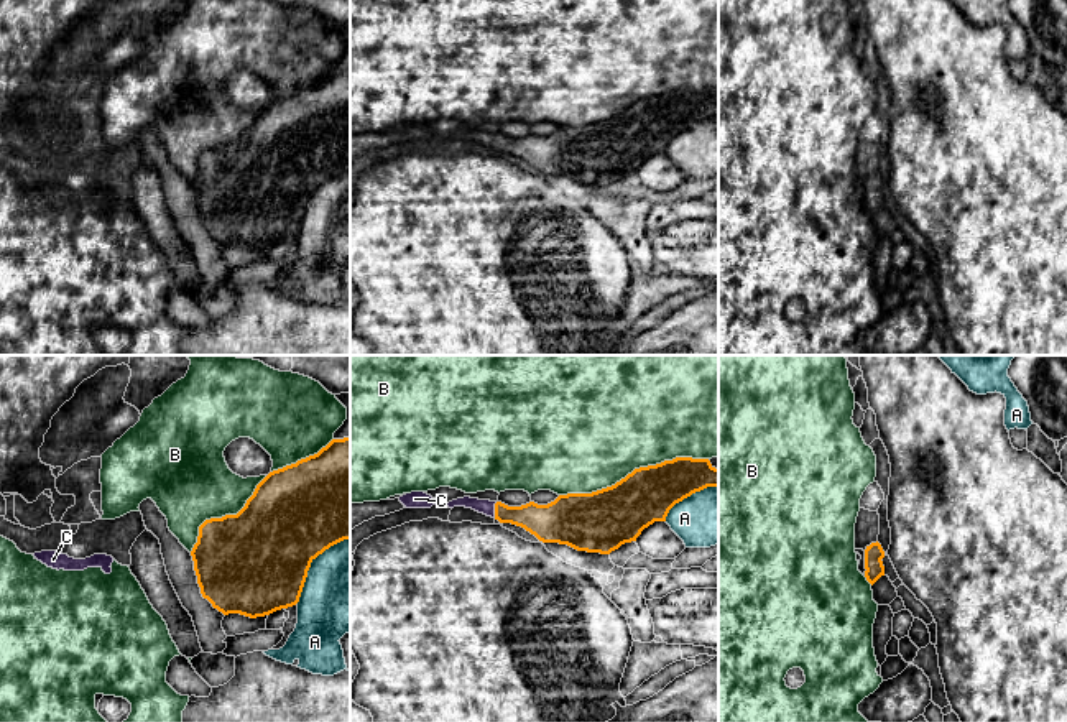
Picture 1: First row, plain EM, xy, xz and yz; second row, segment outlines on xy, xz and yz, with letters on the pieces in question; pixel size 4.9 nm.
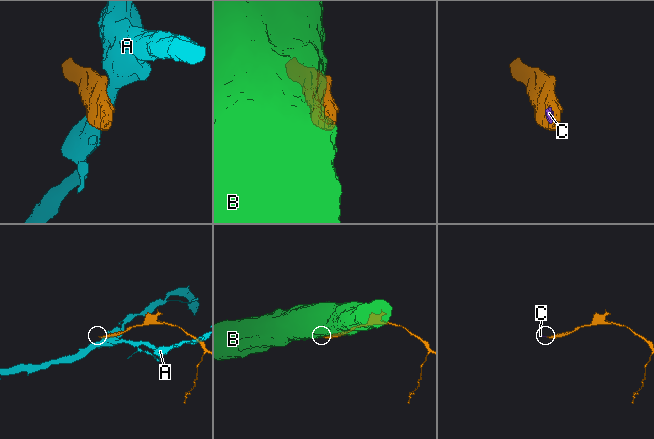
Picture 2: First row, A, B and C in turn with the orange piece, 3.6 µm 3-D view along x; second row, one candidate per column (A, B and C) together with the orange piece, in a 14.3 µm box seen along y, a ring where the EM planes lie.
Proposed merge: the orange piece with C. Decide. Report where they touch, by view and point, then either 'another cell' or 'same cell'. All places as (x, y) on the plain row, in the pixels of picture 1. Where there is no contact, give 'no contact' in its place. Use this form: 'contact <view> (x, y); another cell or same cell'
contact xz (495, 142); same cell

